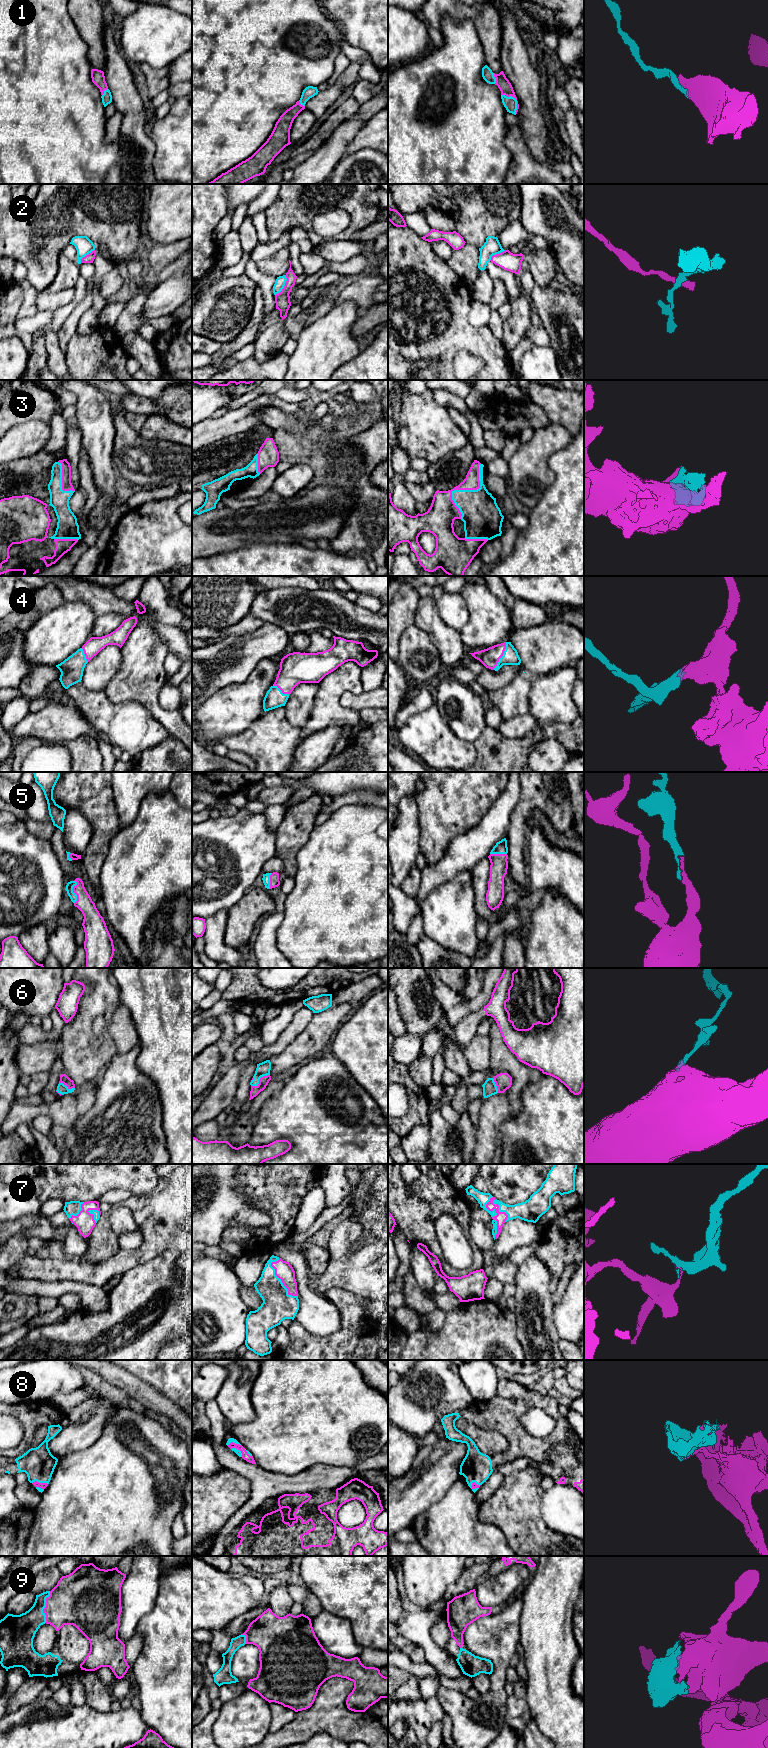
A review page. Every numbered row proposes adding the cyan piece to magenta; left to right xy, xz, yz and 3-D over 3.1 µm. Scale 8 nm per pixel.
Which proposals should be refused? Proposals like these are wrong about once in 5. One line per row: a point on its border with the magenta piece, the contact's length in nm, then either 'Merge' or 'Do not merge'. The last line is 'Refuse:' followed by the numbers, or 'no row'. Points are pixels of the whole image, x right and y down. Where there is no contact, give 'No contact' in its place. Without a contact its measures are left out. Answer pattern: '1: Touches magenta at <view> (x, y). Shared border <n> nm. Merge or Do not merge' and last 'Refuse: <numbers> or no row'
1: Touches magenta at yz (515, 98). Shared border 200 nm. Merge
2: Touches magenta at xz (284, 286). Shared border 190 nm. Do not merge
3: Touches magenta at yz (464, 489). Shared border 480 nm. Merge
4: Touches magenta at yz (502, 655). Shared border 240 nm. Merge
5: Touches magenta at xy (73, 891). Shared border 190 nm. Merge
6: Touches magenta at xz (259, 1080). Shared border 180 nm. Merge
7: Touches magenta at xz (282, 1282). Shared border 360 nm. Merge
8: Touches magenta at xy (40, 1483). Shared border 130 nm. Merge
9: Touches magenta at xy (45, 1607). Shared border 260 nm. Merge
Refuse: 2

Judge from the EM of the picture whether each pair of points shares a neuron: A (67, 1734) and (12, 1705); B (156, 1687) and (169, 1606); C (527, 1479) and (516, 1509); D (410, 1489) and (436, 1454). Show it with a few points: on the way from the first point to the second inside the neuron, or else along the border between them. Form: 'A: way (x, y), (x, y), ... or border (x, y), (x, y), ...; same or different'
A: border (37, 1697), (10, 1713); different
B: way (169, 1667), (169, 1626); same
C: way (524, 1486), (516, 1502); same
D: way (419, 1480), (436, 1463); same

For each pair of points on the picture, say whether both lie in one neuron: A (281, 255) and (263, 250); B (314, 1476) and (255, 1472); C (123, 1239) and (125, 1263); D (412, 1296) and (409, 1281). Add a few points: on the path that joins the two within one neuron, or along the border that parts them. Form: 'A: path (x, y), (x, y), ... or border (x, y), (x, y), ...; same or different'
A: border (288, 244), (256, 263); different
B: path (299, 1482), (270, 1482); same
C: border (143, 1234), (142, 1241), (136, 1247), (119, 1249); different
D: path (412, 1292), (410, 1285); same

